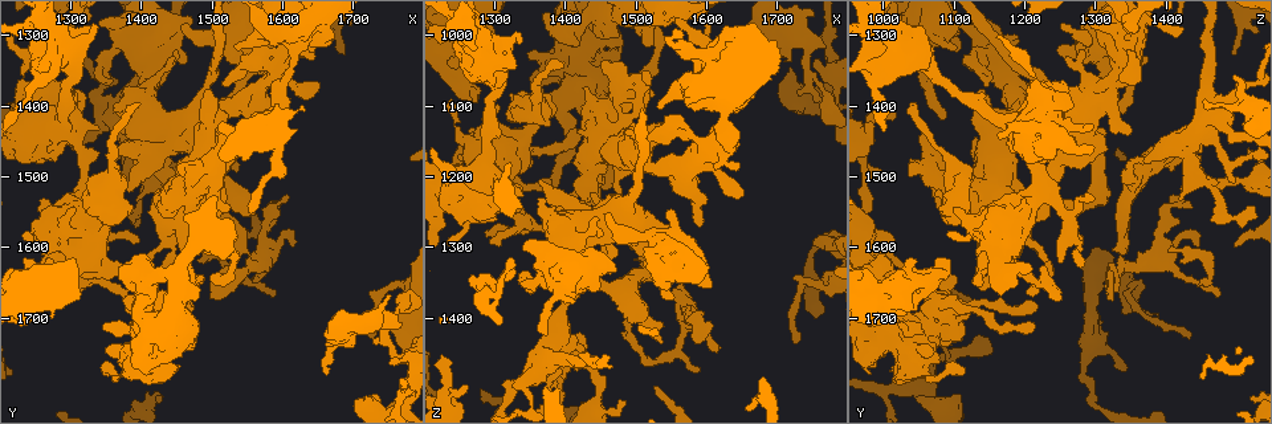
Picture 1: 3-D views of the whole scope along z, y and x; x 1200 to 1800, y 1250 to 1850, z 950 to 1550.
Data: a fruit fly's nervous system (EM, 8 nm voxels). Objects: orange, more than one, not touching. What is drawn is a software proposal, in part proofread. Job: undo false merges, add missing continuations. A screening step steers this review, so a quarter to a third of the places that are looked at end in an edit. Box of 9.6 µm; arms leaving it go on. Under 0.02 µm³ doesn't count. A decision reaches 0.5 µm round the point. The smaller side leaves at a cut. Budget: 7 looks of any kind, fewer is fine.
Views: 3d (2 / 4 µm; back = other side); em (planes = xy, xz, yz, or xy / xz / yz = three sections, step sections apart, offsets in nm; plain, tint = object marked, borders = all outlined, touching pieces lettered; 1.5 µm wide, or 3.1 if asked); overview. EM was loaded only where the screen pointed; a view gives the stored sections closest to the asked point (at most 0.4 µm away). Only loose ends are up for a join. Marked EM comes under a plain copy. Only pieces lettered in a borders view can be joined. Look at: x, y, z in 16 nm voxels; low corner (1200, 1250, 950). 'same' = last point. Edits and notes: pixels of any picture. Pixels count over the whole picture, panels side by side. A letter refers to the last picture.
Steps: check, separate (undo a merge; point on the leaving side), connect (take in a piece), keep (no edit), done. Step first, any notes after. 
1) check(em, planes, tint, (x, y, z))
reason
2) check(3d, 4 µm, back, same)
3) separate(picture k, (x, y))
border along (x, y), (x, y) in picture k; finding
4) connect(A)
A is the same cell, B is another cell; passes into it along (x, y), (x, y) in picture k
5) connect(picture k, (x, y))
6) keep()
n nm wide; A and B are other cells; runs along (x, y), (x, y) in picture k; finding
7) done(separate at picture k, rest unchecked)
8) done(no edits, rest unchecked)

check(em, 3.1 µm, planes, borders, (1260, 1650, 1055))

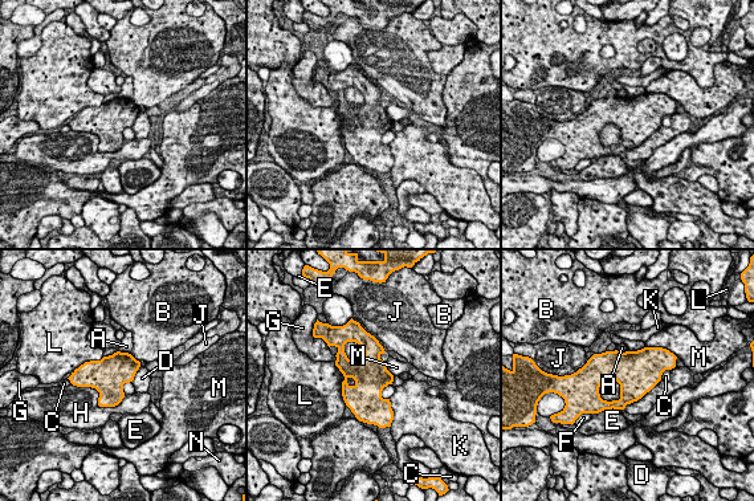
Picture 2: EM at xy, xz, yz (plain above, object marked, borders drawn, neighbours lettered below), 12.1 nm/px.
keep()
H touches over 650 nm; A, B, C, D, E, F, G, H, J, K, L, M and N are other cells; one cell here

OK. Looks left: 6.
check(em, xy, step 4, tint, (1390, 1710, 1215))
free end

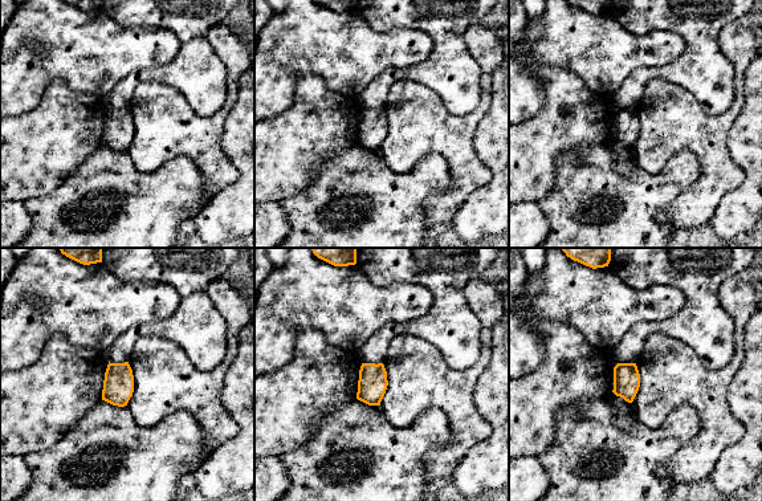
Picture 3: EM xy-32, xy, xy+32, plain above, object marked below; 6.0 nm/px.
check(em, planes, tint, same)
cut it another way

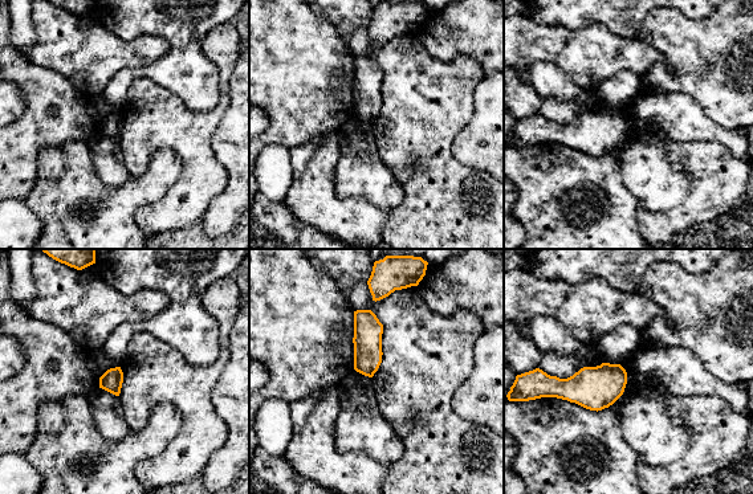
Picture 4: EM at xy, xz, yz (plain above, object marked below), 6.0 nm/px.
check(em, planes, borders, same)

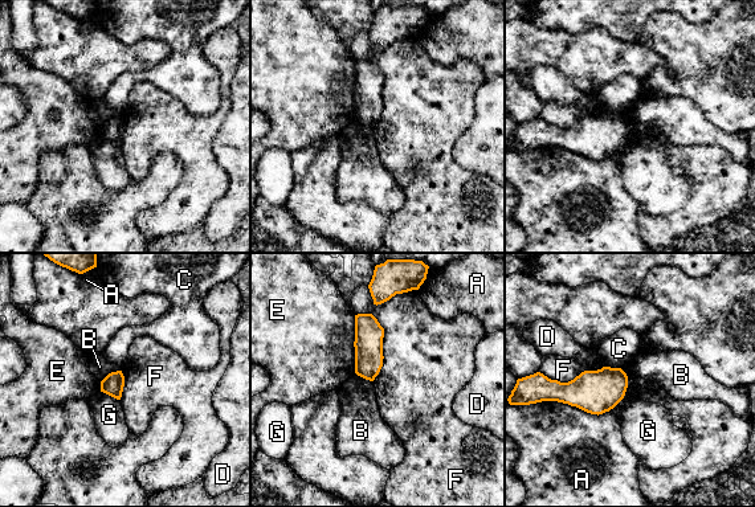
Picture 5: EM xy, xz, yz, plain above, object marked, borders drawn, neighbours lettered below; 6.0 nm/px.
keep()
A, B, C, D, E, F and G are other cells; border along (358, 313), (383, 328), (372, 380) in picture 5; no lettered piece goes on from it

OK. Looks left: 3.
check(3d, 4 µm, back, (1590, 1665, 1480))
thin end

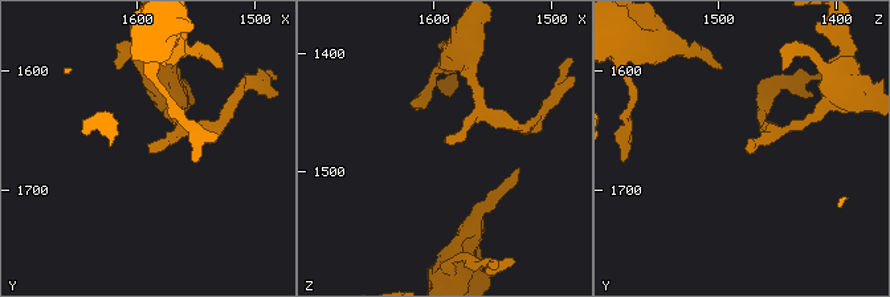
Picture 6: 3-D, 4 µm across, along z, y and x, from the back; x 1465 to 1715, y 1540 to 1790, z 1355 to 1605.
check(em, xz, step 8, borders, (1586, 1666, 1478))

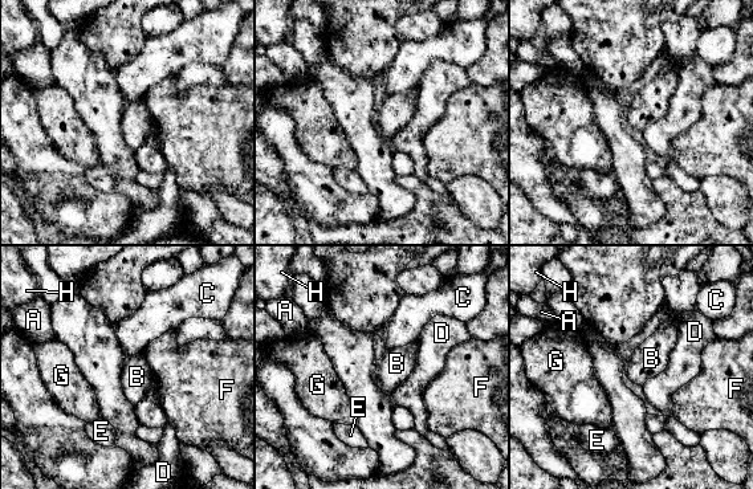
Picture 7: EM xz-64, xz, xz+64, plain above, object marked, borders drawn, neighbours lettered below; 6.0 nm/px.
check(em, planes, borders, same)

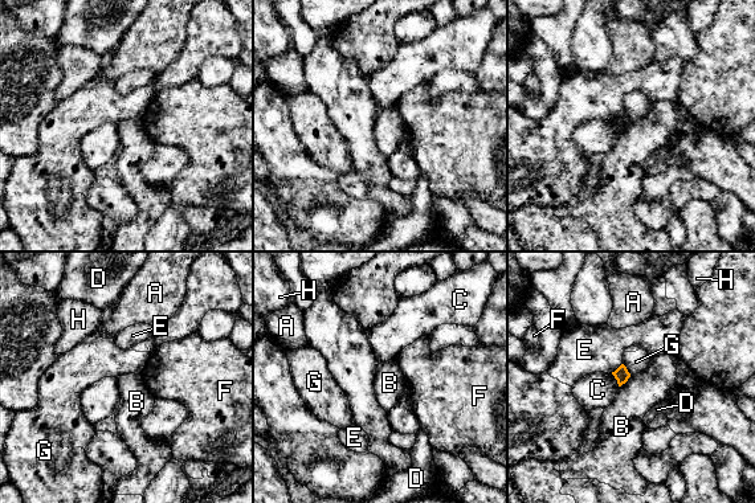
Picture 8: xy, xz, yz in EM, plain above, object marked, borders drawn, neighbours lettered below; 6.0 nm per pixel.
keep()
B touches over 100 nm; A, B, C, D, E, F, G and H are other cells; none of them fits

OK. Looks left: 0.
done(no edits, rest unchecked)

